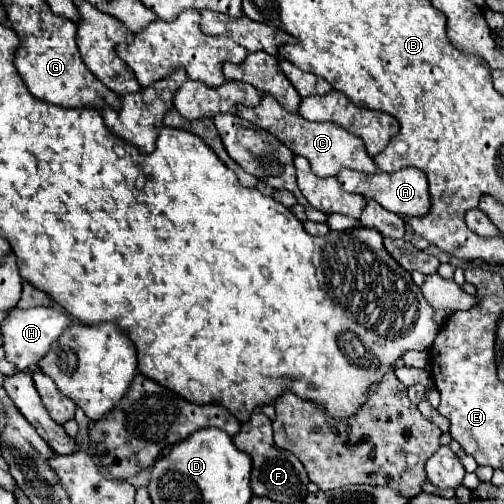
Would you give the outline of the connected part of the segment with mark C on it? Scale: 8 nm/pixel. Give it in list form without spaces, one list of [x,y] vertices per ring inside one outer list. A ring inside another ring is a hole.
[[[263,94],[261,104],[255,108],[237,106],[237,116],[241,116],[243,120],[273,134],[279,142],[287,144],[293,154],[307,158],[313,174],[319,178],[337,176],[339,170],[343,170],[343,168],[351,168],[351,170],[365,172],[365,174],[377,172],[377,166],[375,166],[373,158],[367,154],[361,138],[355,138],[353,134],[349,134],[341,126],[335,126],[333,122],[309,122],[309,120],[301,118],[299,114],[291,114],[269,94]]]

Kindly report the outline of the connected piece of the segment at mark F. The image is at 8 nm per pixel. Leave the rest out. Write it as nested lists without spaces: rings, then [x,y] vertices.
[[[255,410],[249,418],[247,424],[241,426],[241,430],[233,436],[233,444],[251,456],[253,460],[253,470],[251,470],[251,490],[255,496],[265,496],[271,498],[275,502],[299,502],[305,500],[307,496],[307,472],[303,468],[303,464],[299,462],[299,458],[295,458],[291,452],[279,450],[273,444],[273,428],[271,428],[271,420]]]

